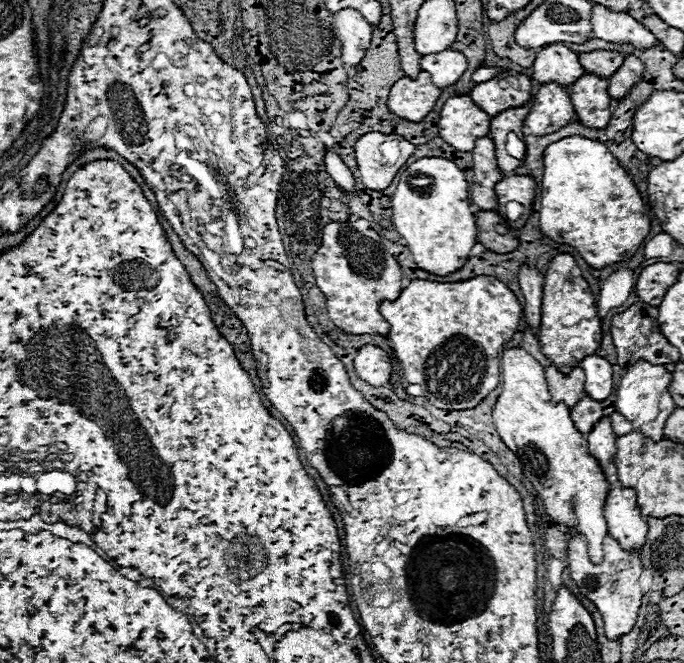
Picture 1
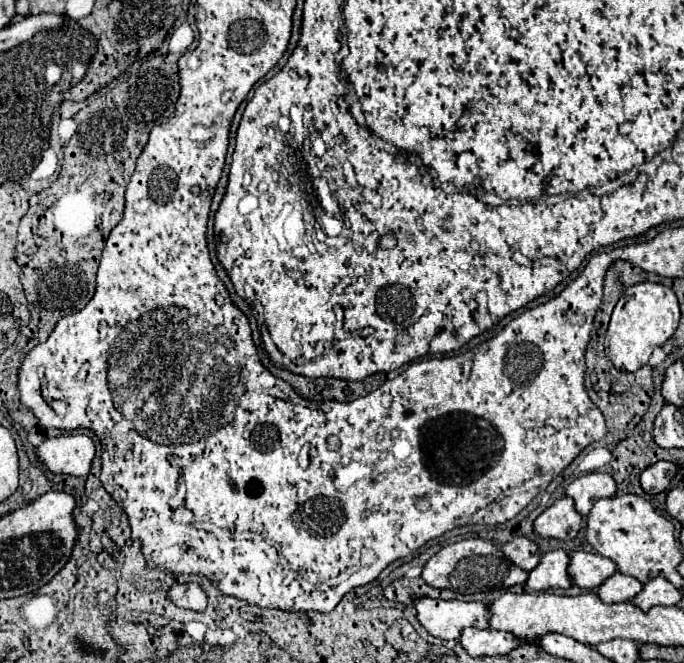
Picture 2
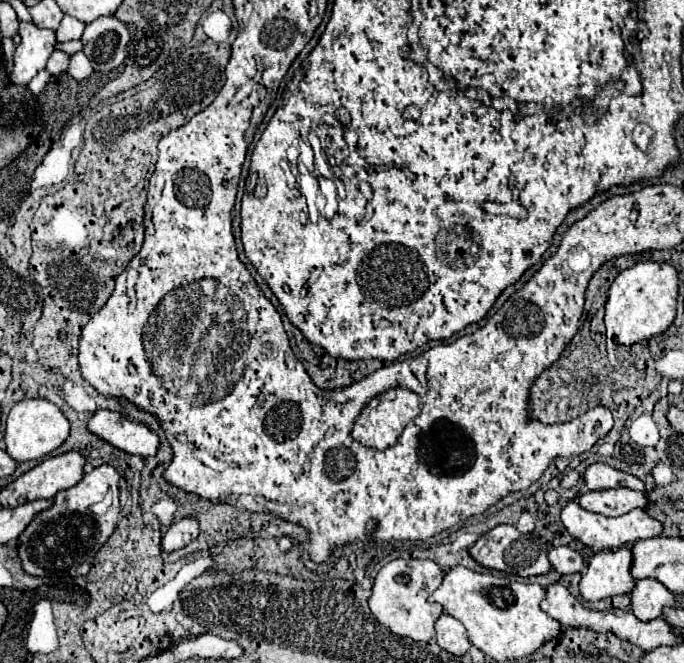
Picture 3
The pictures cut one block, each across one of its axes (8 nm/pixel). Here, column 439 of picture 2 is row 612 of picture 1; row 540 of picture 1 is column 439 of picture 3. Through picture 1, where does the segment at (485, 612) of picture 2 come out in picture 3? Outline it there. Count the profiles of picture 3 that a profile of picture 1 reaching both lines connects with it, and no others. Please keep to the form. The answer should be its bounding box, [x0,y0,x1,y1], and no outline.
[368,560,444,640]

